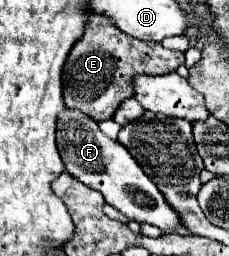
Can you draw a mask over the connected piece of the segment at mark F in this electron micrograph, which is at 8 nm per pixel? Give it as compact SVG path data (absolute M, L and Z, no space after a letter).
M66 109L58 115L58 131L56 141L60 149L60 157L66 165L66 171L70 175L78 177L84 185L100 191L112 207L116 207L120 213L124 213L128 219L150 223L162 231L162 235L176 233L182 225L182 219L176 209L168 205L164 195L158 191L158 187L152 183L152 179L142 171L142 167L134 161L134 157L118 143L108 139L100 129L98 123L84 113L76 109Z

